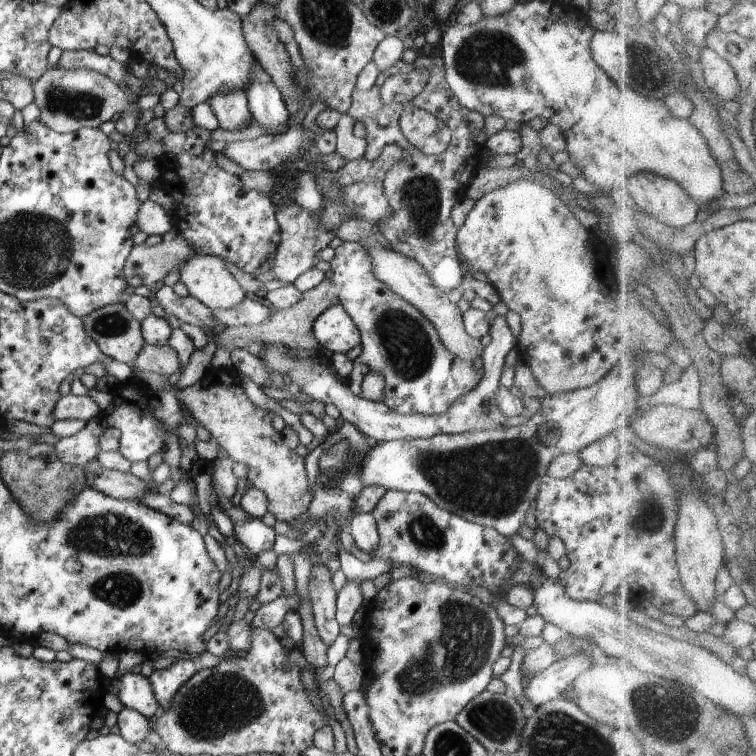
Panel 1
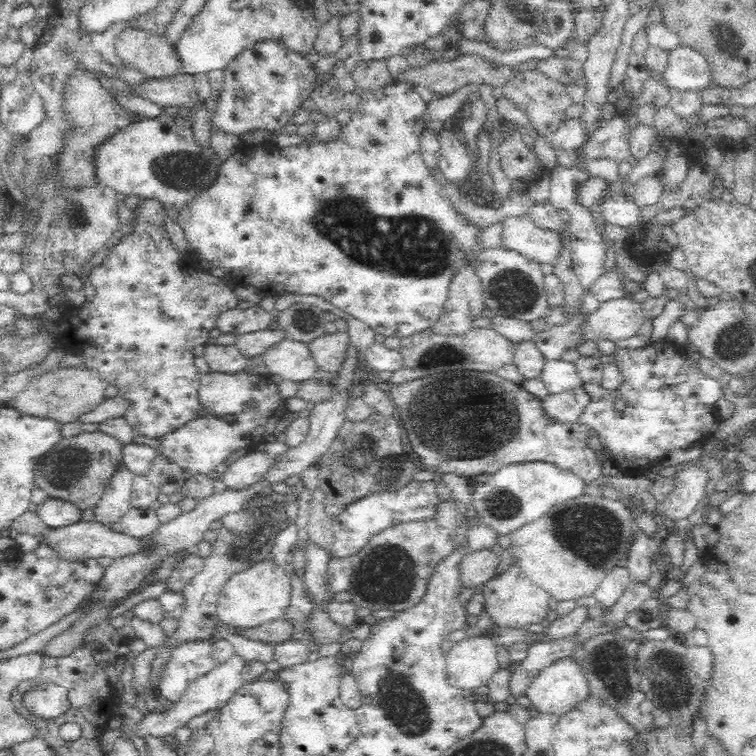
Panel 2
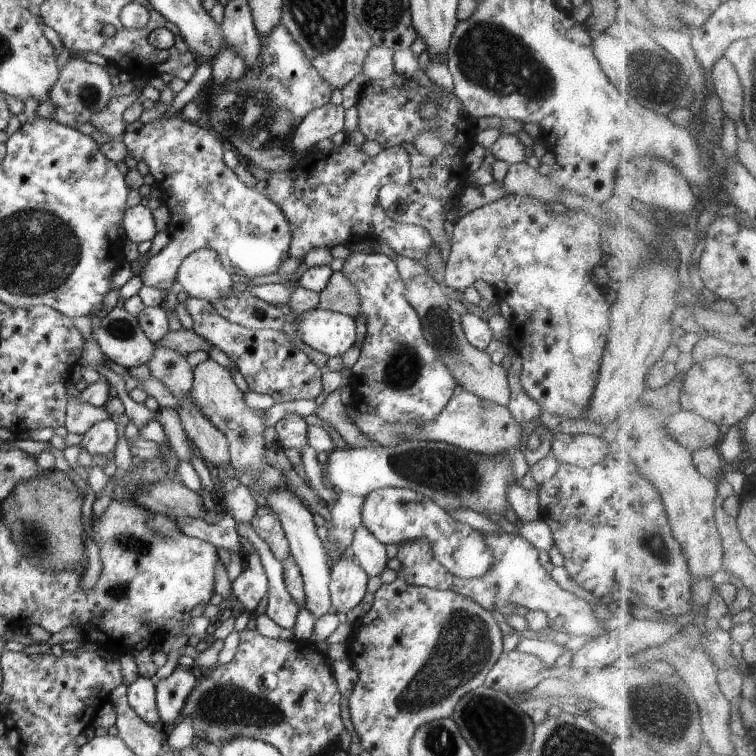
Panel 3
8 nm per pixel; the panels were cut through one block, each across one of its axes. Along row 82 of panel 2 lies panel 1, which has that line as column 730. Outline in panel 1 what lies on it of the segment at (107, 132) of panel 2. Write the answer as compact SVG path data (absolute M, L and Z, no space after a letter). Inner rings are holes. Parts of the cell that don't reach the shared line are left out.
M711 47L703 49L700 61L707 85L721 100L738 100L742 84L734 66Z

